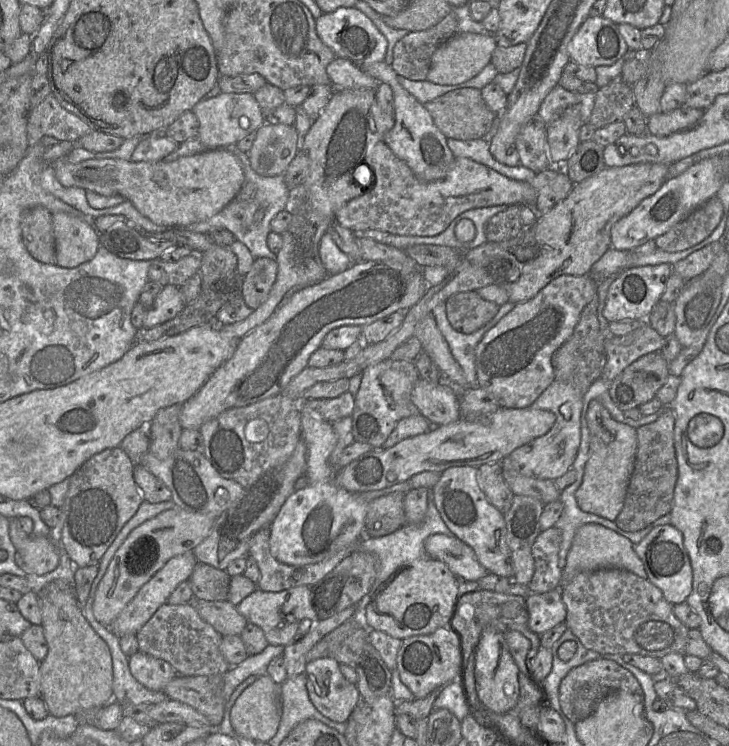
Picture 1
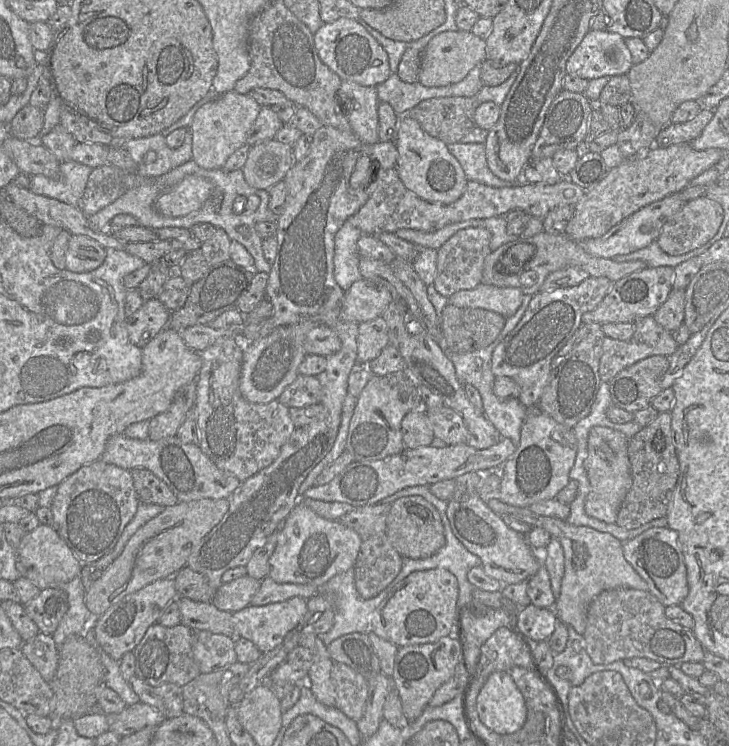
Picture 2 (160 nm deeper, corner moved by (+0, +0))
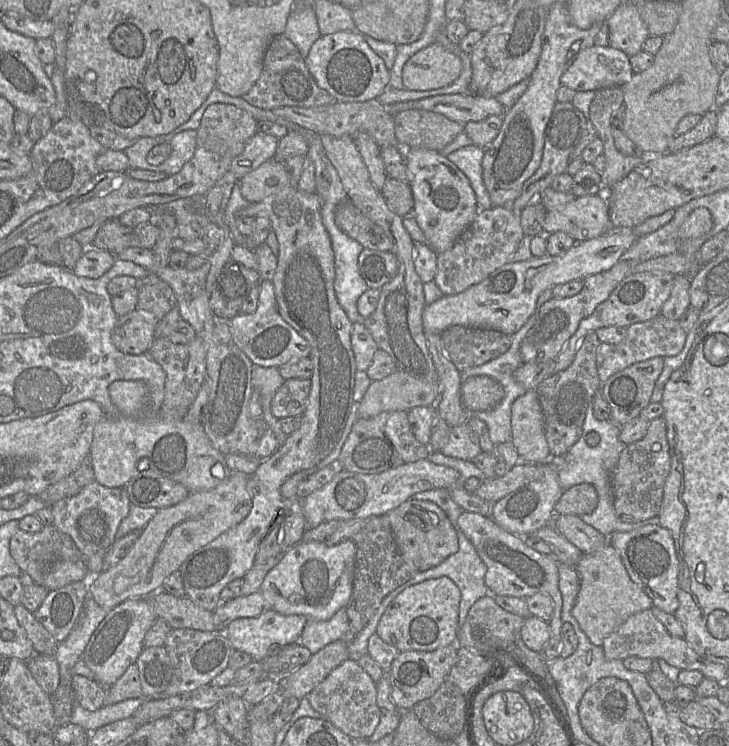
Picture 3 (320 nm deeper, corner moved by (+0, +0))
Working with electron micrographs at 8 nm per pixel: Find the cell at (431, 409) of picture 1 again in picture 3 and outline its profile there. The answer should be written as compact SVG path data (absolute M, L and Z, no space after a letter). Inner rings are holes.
M468 423L450 429L447 443L440 452L448 457L472 461L482 450L476 433Z

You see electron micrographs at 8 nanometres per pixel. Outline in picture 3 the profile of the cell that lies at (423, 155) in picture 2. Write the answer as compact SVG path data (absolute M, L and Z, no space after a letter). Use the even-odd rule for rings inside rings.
M415 147L404 148L403 152L414 199L412 215L429 246L437 254L444 252L454 245L479 210L474 191L466 175L438 151Z

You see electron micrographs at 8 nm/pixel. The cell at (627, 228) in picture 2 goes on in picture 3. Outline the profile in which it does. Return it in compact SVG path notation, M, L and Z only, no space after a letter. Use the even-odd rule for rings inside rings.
M629 227L611 228L607 233L591 240L576 242L566 253L551 256L545 254L540 257L532 257L529 260L508 262L497 268L481 282L454 295L443 295L437 301L425 305L422 313L422 322L426 333L442 333L453 325L461 325L474 328L489 328L503 332L509 336L516 333L533 314L540 294L548 288L564 284L573 280L583 280L586 277L609 270L620 257L637 240L633 229Z

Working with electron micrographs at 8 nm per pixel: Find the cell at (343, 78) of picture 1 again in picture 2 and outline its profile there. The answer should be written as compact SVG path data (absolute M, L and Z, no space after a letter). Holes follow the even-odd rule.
M341 80L338 99L352 132L364 144L374 144L378 138L377 88Z

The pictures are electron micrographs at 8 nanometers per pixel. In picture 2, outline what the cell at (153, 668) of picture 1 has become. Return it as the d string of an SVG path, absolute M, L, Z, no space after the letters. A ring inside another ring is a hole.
M134 676L129 683L140 702L158 709L166 719L183 714L183 697L180 686L173 683L151 686L137 676Z

